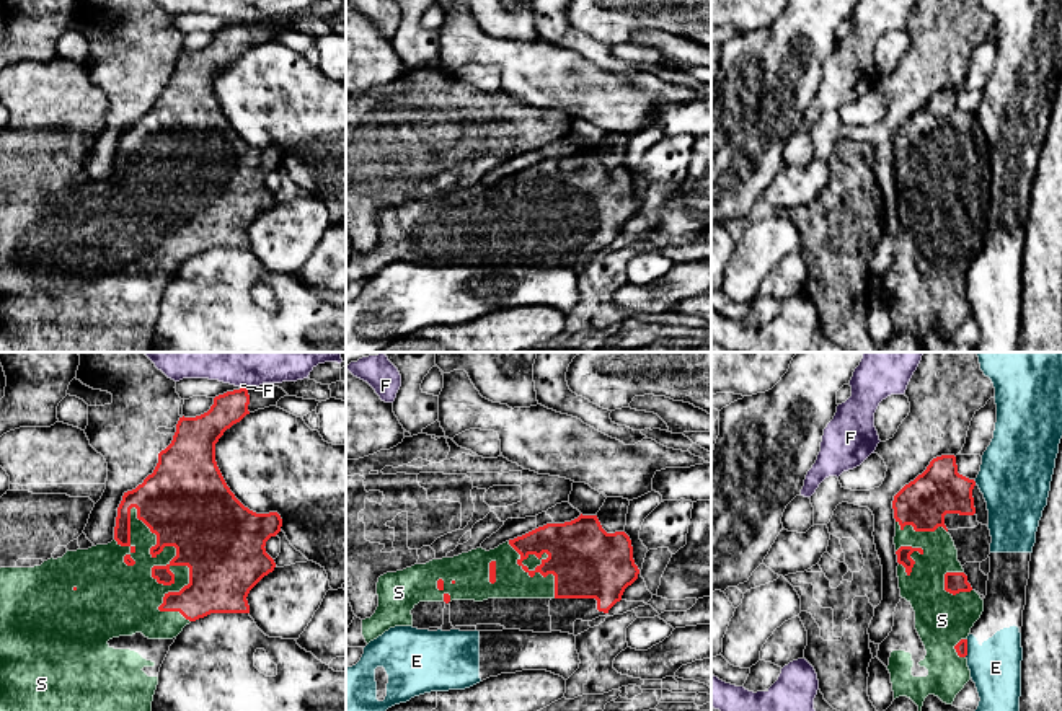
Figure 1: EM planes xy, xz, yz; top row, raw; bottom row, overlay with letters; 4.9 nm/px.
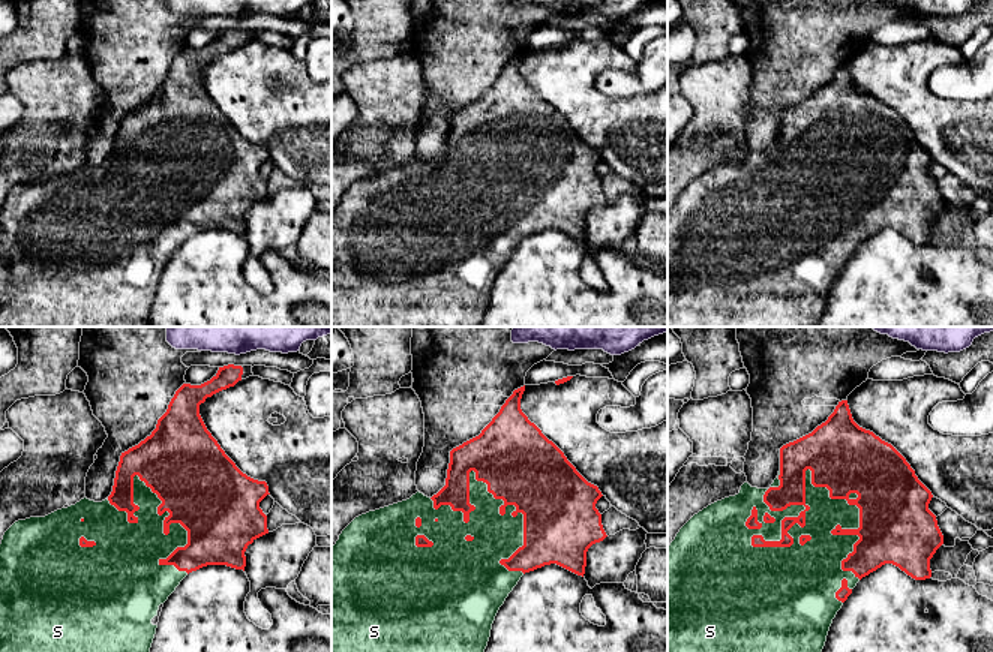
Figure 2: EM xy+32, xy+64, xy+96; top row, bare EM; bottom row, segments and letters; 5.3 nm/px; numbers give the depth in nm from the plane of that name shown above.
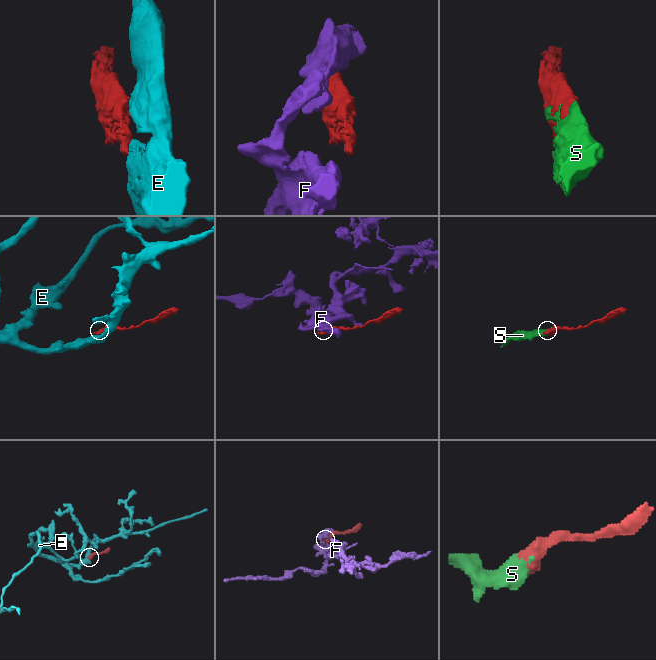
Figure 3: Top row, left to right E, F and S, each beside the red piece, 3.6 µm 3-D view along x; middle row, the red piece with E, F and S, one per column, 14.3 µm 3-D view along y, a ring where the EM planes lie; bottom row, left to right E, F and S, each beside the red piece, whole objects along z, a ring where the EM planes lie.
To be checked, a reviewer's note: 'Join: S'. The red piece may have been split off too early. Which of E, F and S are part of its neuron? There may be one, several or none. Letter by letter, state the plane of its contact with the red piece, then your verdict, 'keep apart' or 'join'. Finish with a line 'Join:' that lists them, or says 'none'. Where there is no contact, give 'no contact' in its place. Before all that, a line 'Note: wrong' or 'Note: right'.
Note: right
E: meets red in yz; keep apart
F: meets red in xy; keep apart
S: meets red in xy; join
Join: S

